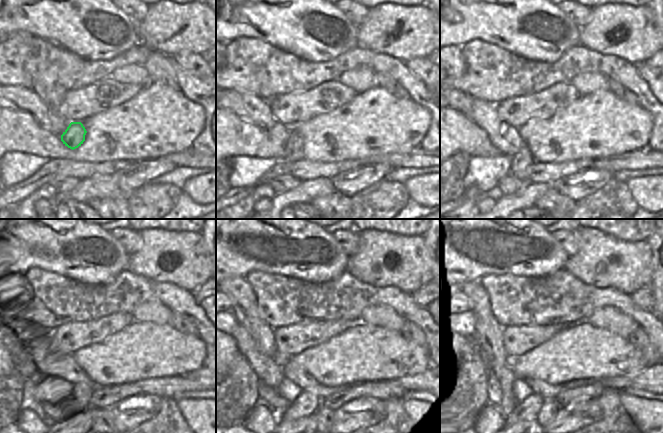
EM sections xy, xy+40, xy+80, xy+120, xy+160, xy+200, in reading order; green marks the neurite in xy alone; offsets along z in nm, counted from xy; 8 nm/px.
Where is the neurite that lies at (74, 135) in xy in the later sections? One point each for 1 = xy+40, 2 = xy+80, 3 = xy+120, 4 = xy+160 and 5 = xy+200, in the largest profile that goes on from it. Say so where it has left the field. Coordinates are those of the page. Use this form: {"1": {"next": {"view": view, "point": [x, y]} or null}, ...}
{"1": {"next": {"view": "xy+40", "point": [293, 147]}}, "2": {"next": {"view": "xy+80", "point": [521, 161]}}, "3": {"next": {"view": "xy+120", "point": [77, 401]}}, "4": {"next": {"view": "xy+160", "point": [306, 404]}}, "5": {"next": {"view": "xy+200", "point": [526, 411]}}}

